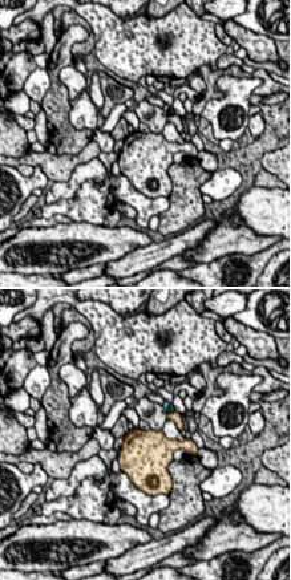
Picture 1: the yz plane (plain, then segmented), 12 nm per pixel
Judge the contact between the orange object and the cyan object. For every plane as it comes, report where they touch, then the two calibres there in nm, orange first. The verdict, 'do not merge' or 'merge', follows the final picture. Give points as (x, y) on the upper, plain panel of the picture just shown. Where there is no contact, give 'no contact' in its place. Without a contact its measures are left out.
meets orange at (172, 114); 120 nm thick on the orange side, 100 nm on the other

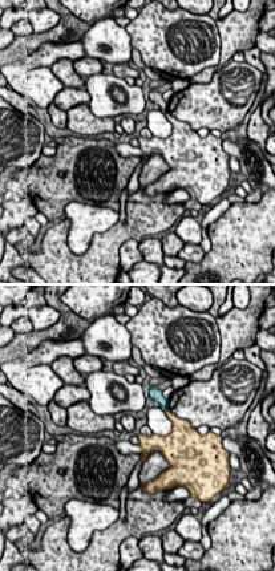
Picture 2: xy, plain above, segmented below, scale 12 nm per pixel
meets orange at (166, 112); 190 nm thick on the orange side, 160 nm on the other

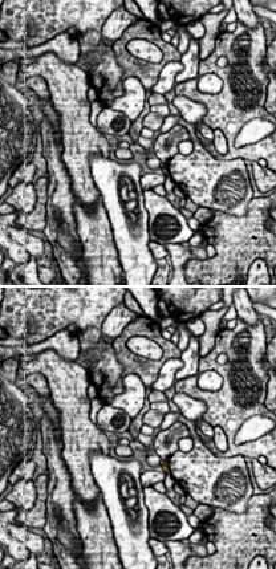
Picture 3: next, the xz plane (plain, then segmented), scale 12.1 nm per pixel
meets orange at (163, 166); 70 nm thick on the orange side, 50 nm on the other

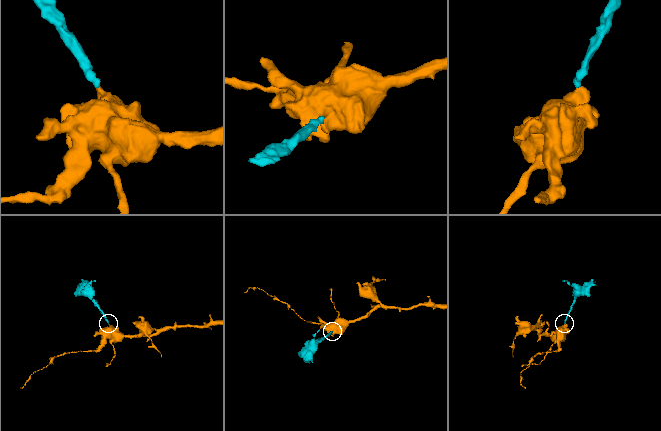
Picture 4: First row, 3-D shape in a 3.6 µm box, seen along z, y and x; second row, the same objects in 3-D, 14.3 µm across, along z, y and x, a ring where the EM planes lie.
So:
do not merge

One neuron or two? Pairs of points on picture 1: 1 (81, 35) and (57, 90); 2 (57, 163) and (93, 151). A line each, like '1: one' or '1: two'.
1: one
2: one

